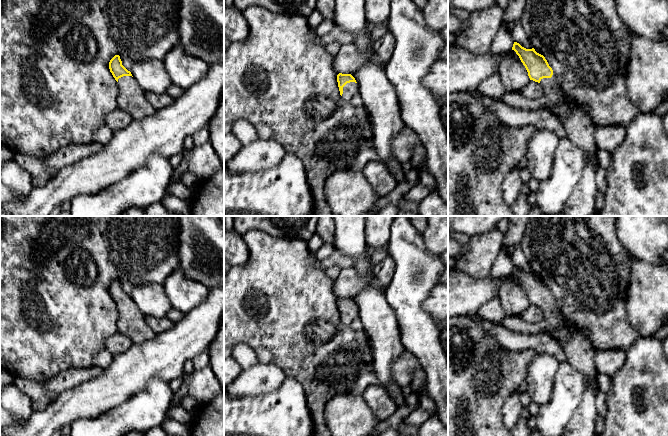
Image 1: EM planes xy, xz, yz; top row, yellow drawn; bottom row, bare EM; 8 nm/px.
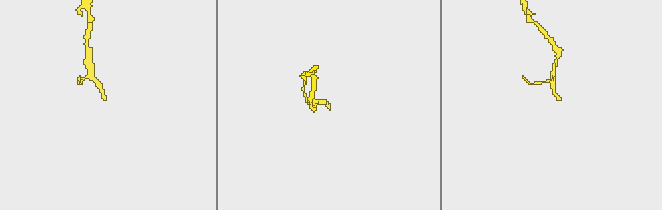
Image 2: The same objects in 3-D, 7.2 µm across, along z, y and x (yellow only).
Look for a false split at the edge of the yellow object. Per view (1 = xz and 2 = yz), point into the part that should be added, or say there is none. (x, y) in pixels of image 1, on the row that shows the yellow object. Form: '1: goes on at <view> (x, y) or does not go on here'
1: goes on at xz (350, 89)
2: goes on at yz (580, 128)

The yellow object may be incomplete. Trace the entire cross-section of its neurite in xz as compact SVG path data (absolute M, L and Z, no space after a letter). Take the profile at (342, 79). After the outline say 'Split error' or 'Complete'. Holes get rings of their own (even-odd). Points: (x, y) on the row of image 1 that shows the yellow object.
M339 73L337 75L337 82L343 101L349 102L353 95L359 93L358 84L351 74Z. Split error

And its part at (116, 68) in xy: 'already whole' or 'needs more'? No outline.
needs more

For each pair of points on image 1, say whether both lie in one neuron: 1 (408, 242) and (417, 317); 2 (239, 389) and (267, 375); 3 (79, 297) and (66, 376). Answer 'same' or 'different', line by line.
1: same
2: same
3: different

